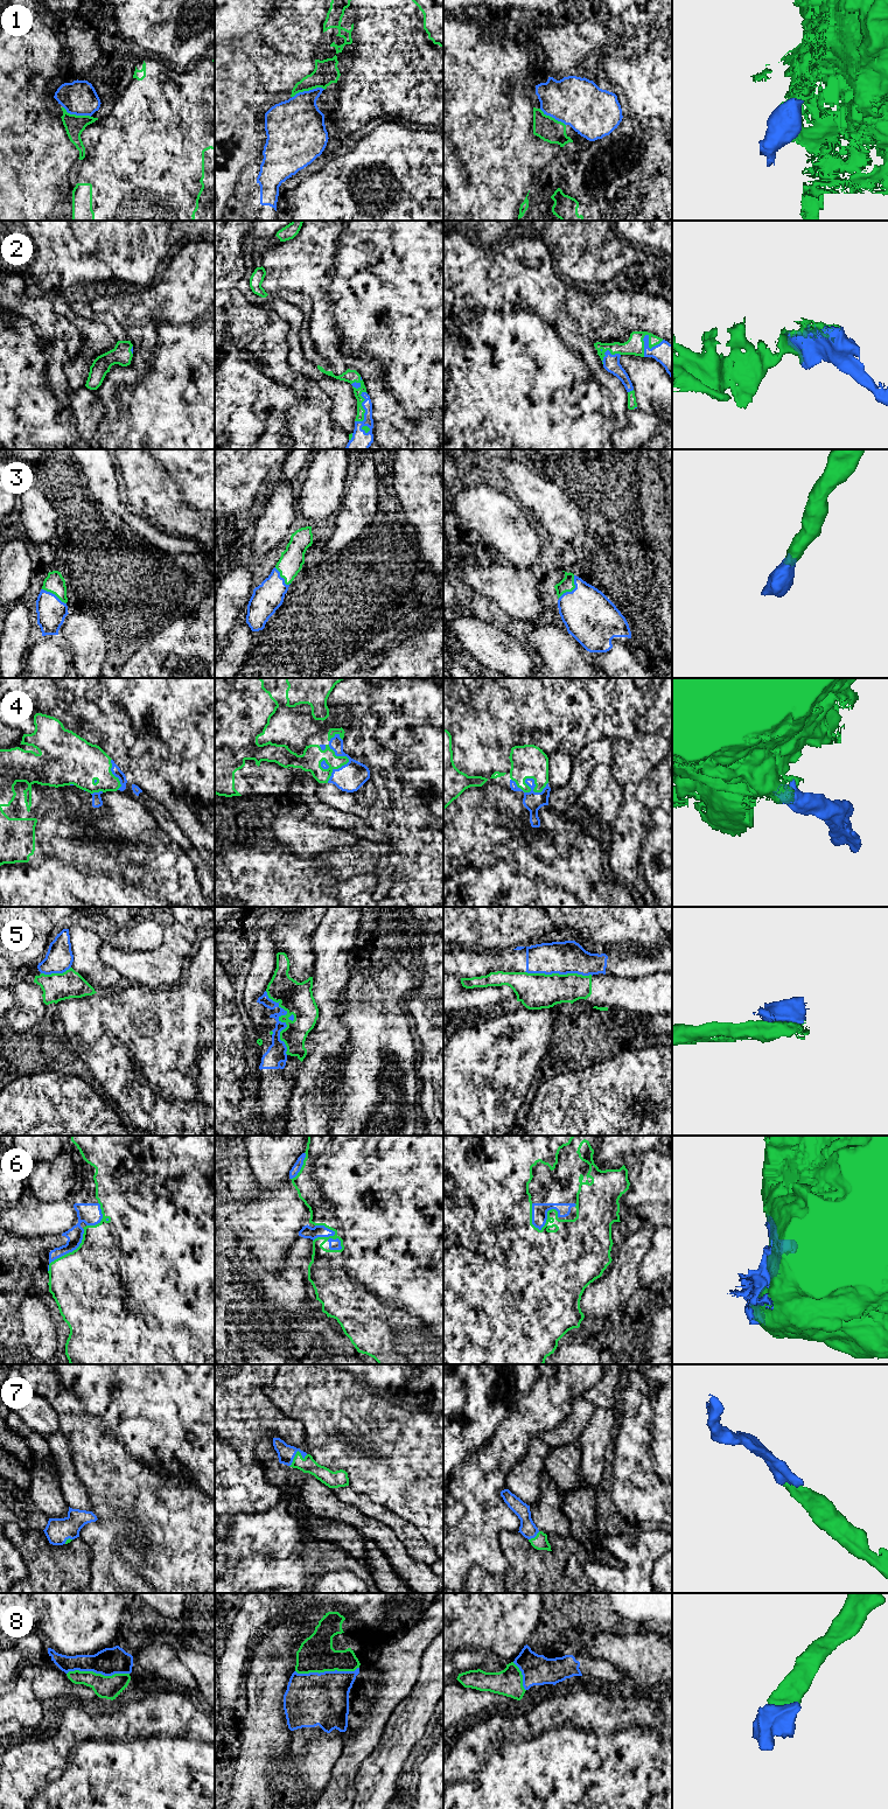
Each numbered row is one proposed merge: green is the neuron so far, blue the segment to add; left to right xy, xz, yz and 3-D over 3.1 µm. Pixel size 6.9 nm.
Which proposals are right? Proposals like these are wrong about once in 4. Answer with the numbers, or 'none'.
2, 3, 4, 6, 7, 8

